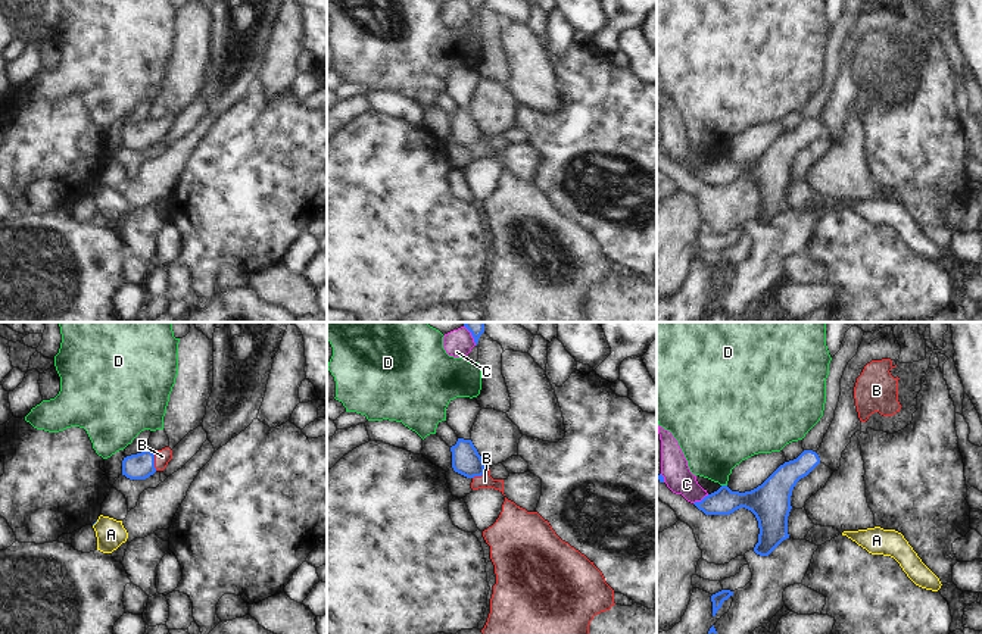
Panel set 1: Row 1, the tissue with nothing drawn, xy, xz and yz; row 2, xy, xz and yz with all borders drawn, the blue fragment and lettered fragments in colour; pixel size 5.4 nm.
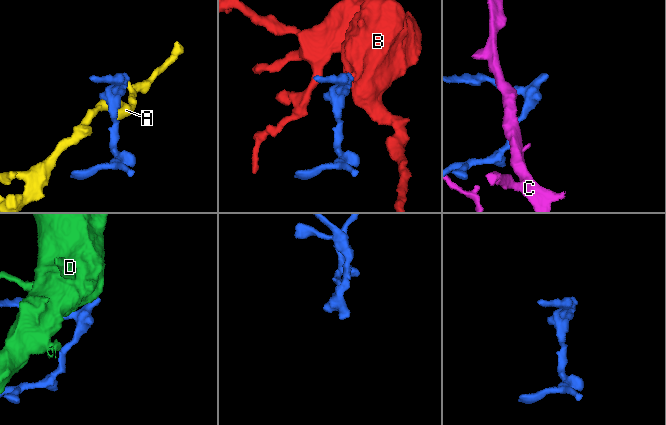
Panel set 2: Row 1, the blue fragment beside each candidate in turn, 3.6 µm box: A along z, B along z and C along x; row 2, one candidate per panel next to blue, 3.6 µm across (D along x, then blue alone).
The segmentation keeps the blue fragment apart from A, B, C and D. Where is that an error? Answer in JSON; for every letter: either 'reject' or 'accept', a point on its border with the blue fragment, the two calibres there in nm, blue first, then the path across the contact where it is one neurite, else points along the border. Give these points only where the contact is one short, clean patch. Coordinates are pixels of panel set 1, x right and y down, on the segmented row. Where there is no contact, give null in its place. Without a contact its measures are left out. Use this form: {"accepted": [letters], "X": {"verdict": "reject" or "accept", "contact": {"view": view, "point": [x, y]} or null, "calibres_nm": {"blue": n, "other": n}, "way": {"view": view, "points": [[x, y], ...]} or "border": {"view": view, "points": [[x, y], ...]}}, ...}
{"accepted": ["B"], "A": {"verdict": "reject", "contact": {"view": "xy", "point": [94, 522]}, "calibres_nm": {"blue": 20, "other": 160}, "border": {"view": "xy", "points": [[97, 521], [93, 525]]}}, "B": {"verdict": "accept", "contact": {"view": "xy", "point": [153, 462]}, "calibres_nm": {"blue": 140, "other": 80}, "way": {"view": "xy", "points": [[137, 467], [153, 462], [162, 456]]}}, "C": {"verdict": "reject", "contact": {"view": "yz", "point": [703, 499]}, "calibres_nm": {"blue": 140, "other": 150}, "border": {"view": "yz", "points": [[708, 494], [694, 503]]}}, "D": {"verdict": "reject", "contact": {"view": "yz", "point": [725, 486]}, "calibres_nm": {"blue": 200, "other": 360}, "border": {"view": "yz", "points": [[722, 484], [726, 486]]}}}

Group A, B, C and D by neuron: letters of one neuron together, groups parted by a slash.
A / B / C / D

